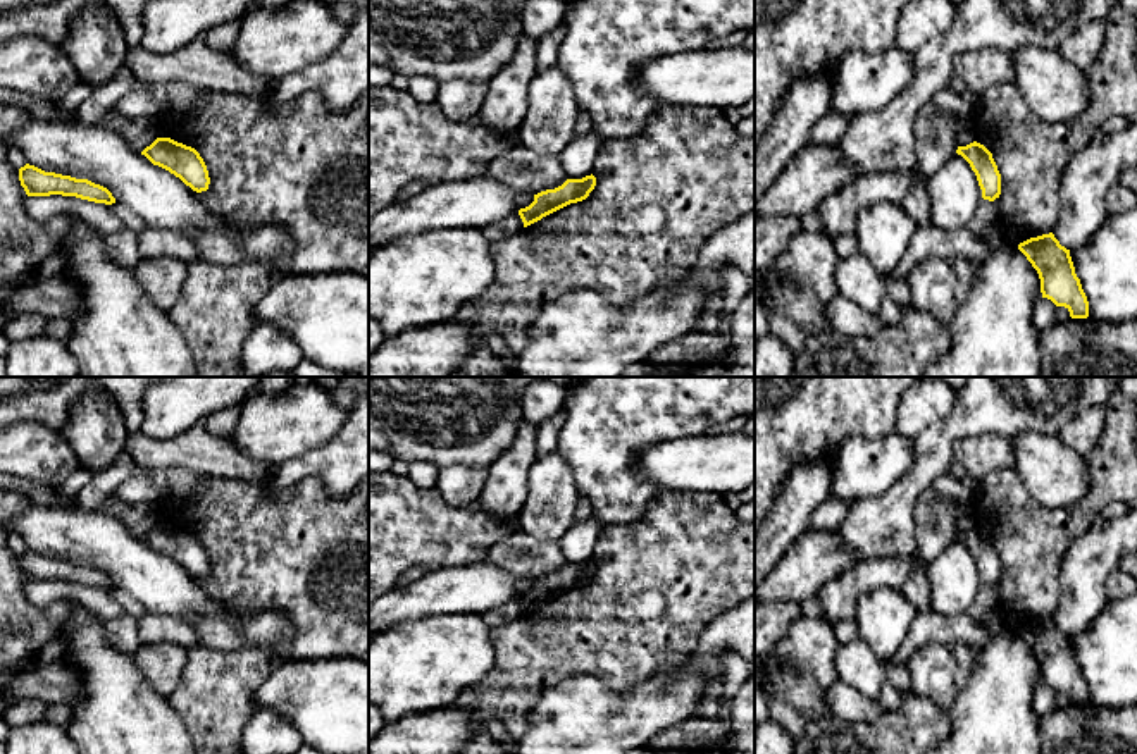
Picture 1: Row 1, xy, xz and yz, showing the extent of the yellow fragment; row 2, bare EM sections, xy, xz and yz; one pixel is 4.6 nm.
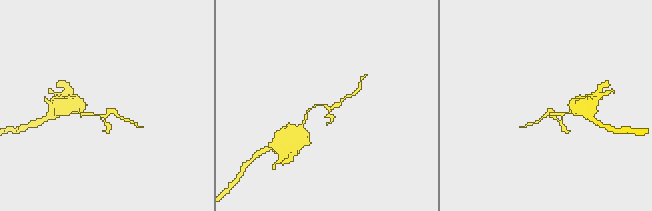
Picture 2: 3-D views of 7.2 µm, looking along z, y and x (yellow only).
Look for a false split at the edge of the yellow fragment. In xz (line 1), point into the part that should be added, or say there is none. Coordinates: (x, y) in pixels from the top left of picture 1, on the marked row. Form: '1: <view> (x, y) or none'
1: none

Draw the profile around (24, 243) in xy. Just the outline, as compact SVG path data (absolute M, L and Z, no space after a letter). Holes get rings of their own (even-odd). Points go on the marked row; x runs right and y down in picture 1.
M0 103L0 284L22 282L62 248L76 226L72 217L57 215L40 222L24 212L28 195L21 186L19 169L7 158L7 139L29 119L24 108Z

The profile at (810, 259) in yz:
M799 231L772 265L775 282L808 286L820 303L829 303L837 289L839 253L825 232Z

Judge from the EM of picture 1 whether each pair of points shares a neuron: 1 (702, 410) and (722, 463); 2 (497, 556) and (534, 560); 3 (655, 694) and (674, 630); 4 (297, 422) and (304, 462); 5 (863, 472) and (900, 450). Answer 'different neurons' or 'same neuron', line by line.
1: different neurons
2: same neuron
3: different neurons
4: different neurons
5: same neuron

